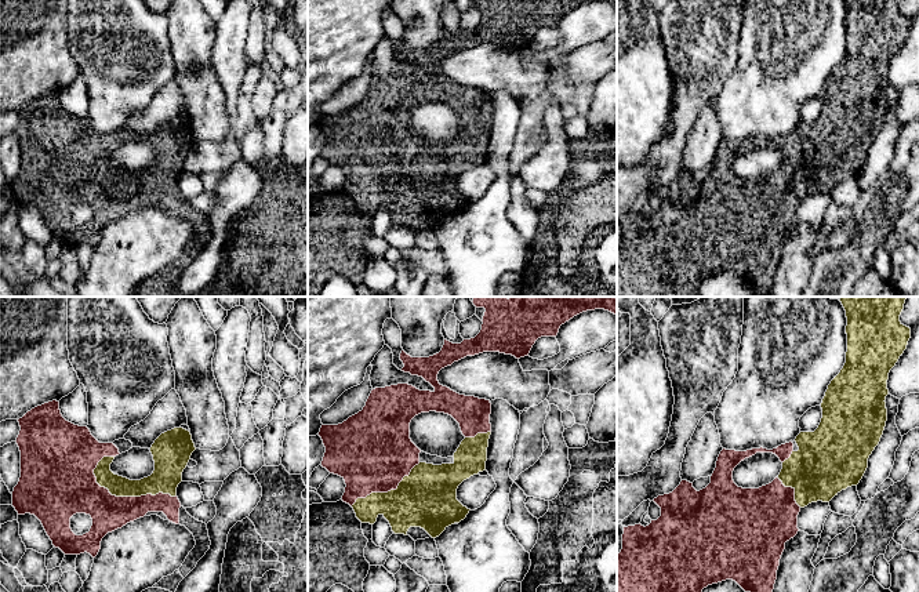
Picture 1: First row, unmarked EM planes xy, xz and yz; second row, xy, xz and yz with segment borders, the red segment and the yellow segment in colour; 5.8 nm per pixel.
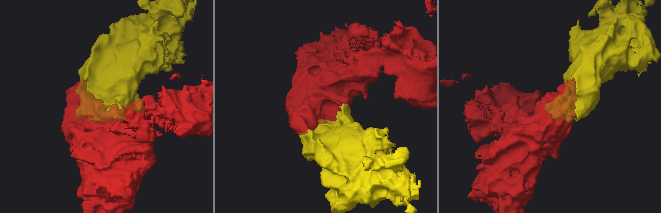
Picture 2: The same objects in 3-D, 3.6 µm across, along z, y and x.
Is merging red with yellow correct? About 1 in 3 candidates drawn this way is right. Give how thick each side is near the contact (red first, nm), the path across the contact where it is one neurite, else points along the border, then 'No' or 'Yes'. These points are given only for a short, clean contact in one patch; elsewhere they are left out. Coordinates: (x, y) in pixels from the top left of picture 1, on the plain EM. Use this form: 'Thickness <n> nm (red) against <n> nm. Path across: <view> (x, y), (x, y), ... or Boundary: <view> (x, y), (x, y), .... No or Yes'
Thickness 200 nm (red) against 160 nm. Yes

